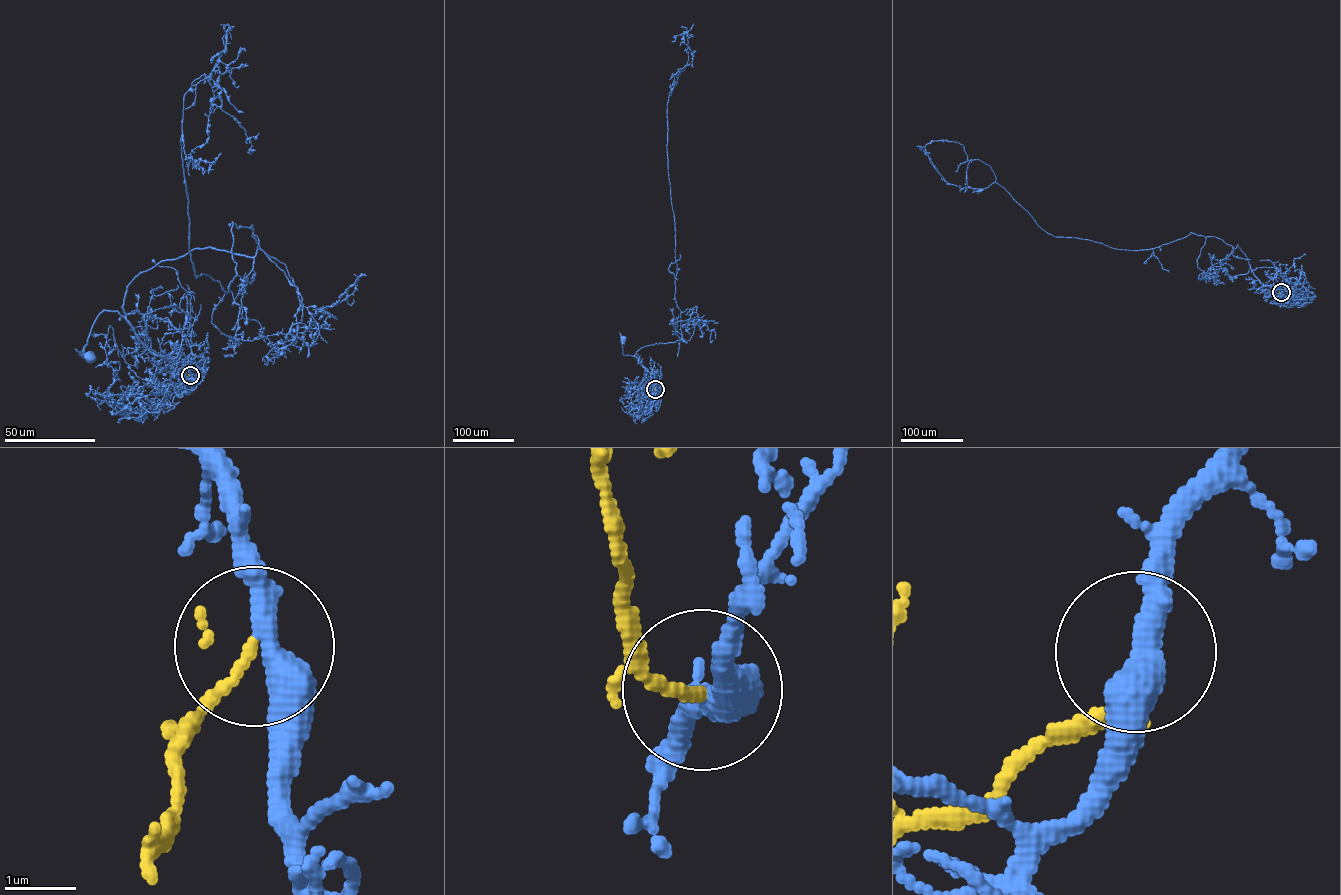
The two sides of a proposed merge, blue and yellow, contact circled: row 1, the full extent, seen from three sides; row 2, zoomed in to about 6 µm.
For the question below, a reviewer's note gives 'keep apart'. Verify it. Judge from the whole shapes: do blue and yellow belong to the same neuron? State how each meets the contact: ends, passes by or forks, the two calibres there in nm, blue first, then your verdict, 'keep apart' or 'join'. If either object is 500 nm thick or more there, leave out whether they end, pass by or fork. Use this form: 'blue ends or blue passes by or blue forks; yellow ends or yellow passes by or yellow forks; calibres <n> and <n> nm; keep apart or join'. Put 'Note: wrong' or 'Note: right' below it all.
blue passes by; yellow ends; calibres 380 and 150 nm; join
Note: wrong

